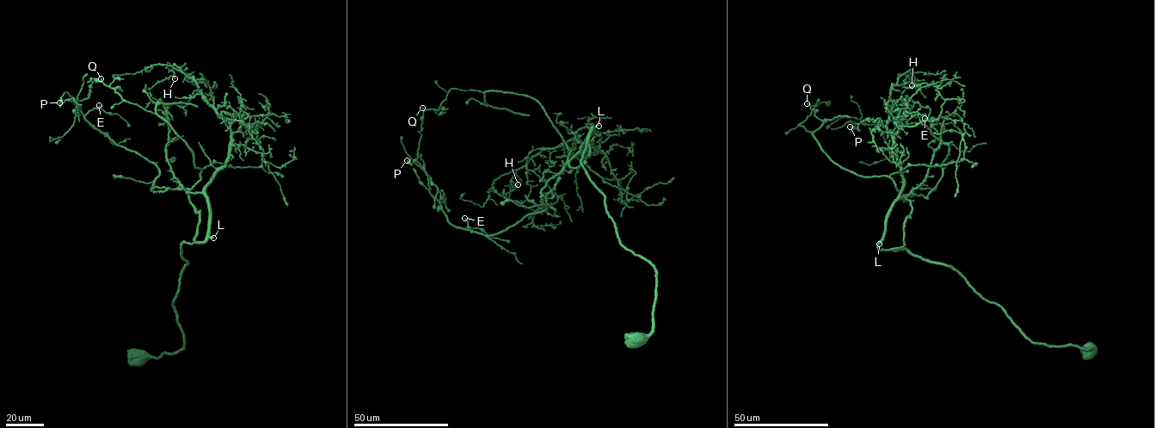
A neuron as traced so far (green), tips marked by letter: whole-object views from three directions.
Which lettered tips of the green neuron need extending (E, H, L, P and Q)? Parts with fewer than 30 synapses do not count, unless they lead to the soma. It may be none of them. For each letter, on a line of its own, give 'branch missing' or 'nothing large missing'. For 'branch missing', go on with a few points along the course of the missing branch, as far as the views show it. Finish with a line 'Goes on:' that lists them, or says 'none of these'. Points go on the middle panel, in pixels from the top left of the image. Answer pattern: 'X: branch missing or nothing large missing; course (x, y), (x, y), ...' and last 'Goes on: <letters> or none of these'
E: branch missing; course (464, 218), (444, 193), (443, 177), (452, 170), (459, 176), (476, 171), (486, 176)
H: nothing large missing
L: nothing large missing
P: nothing large missing
Q: branch missing; course (422, 108), (418, 111), (403, 108), (397, 114), (408, 103), (408, 83), (418, 83)
Goes on: E, Q

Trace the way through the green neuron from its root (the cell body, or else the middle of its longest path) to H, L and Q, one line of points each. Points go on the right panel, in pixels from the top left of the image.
H: (1087, 350), (1033, 344), (949, 266), (905, 248), (878, 249), (904, 180), (887, 103), (906, 72), (912, 85)
L: (1087, 350), (1033, 344), (1005, 311), (984, 299), (949, 266), (905, 248), (879, 249), (879, 244)
Q: (1087, 350), (1033, 344), (949, 266), (892, 250), (912, 202), (890, 177), (832, 161), (798, 125), (807, 103)

